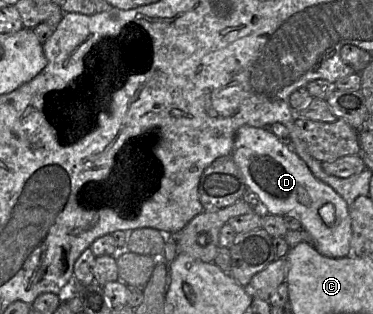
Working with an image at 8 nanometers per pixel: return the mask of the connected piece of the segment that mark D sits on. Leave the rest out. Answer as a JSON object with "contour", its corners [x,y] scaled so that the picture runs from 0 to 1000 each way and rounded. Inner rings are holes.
{"contour":[[[646,401],[627,443],[619,497],[654,576],[718,675],[786,688],[836,755],[836,780],[866,815],[917,822],[941,812],[941,694],[928,640],[882,589],[847,567],[823,522],[753,452],[721,408]]]}

